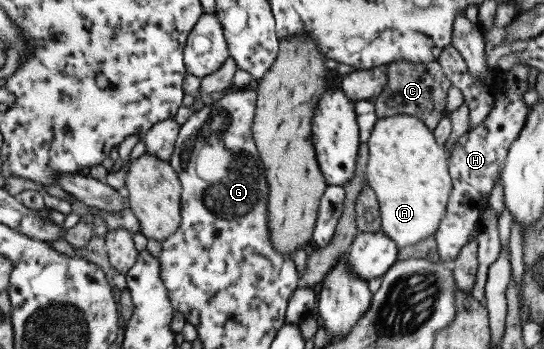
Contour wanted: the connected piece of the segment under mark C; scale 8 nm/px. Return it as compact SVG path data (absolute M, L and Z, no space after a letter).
M399 60L386 65L386 85L383 92L373 99L376 117L387 118L393 115L411 115L417 117L425 126L433 132L439 125L440 120L447 114L446 99L448 91L452 87L452 81L445 76L445 72L438 60L429 62L412 62Z

